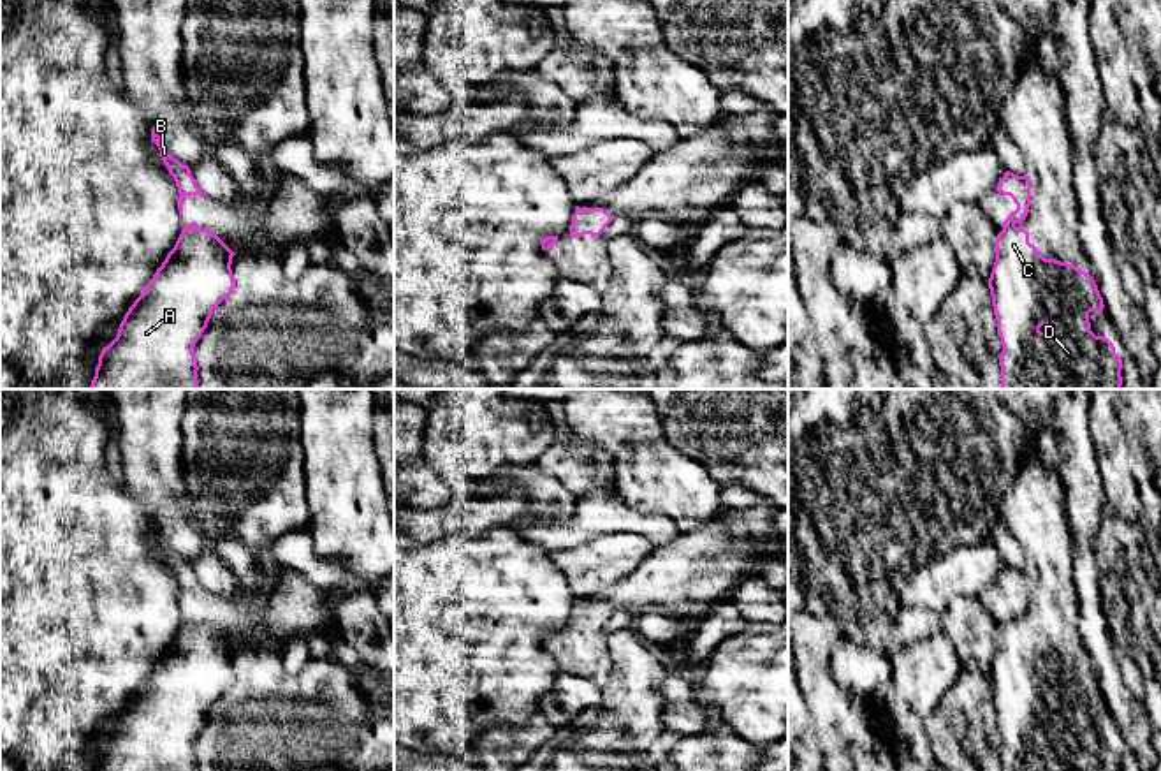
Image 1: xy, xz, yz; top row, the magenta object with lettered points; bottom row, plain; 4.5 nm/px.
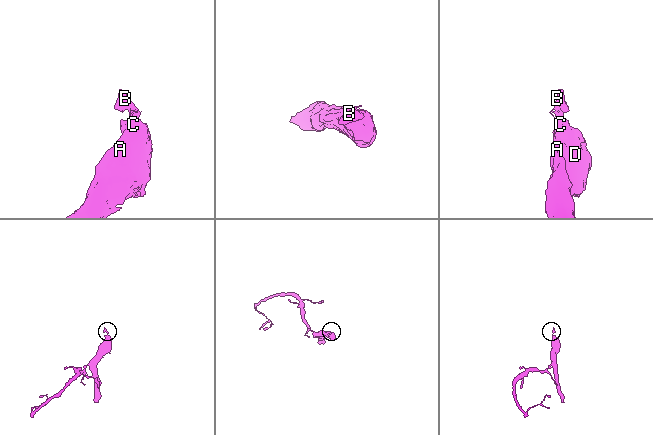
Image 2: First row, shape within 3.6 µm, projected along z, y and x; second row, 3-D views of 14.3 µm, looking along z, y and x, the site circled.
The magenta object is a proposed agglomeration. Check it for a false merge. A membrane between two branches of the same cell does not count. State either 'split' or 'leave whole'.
split

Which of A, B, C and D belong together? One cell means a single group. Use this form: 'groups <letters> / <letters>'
groups A C D / B

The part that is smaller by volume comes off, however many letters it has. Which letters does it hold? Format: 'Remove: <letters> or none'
Remove: B

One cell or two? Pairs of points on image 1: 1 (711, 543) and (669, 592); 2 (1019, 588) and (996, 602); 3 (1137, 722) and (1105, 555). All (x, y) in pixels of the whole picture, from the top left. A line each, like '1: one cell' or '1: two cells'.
1: one cell
2: one cell
3: two cells

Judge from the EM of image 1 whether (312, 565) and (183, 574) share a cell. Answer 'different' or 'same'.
different

